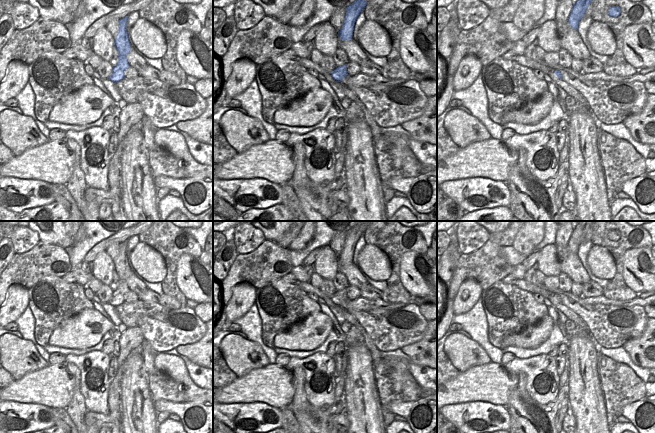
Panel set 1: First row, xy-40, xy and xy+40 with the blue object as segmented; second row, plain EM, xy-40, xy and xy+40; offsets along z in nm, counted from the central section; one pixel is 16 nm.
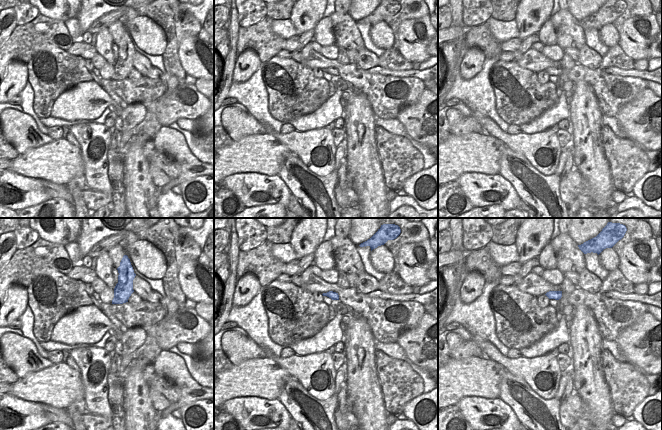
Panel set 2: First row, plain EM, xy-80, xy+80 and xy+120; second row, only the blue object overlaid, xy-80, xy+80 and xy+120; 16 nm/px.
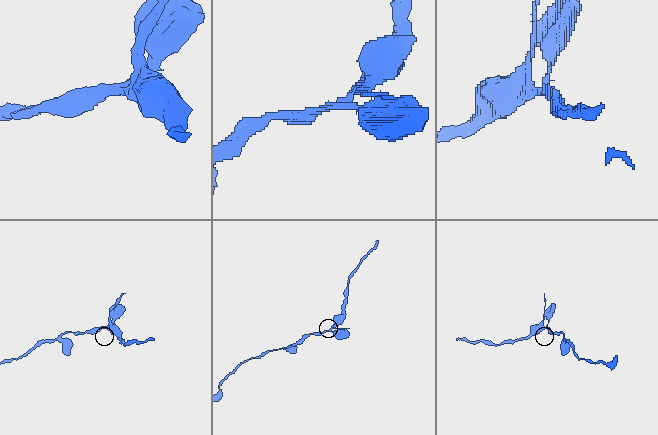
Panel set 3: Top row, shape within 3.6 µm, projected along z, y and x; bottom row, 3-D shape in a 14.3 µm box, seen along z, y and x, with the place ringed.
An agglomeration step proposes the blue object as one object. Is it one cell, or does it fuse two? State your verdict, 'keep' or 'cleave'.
cleave

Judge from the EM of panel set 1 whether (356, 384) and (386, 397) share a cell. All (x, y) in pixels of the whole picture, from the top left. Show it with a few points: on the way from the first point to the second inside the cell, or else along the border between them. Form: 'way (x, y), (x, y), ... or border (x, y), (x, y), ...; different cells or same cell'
border (371, 370), (382, 410); different cells

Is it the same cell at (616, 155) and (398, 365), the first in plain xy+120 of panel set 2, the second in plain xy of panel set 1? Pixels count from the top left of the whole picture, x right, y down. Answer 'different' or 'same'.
different

